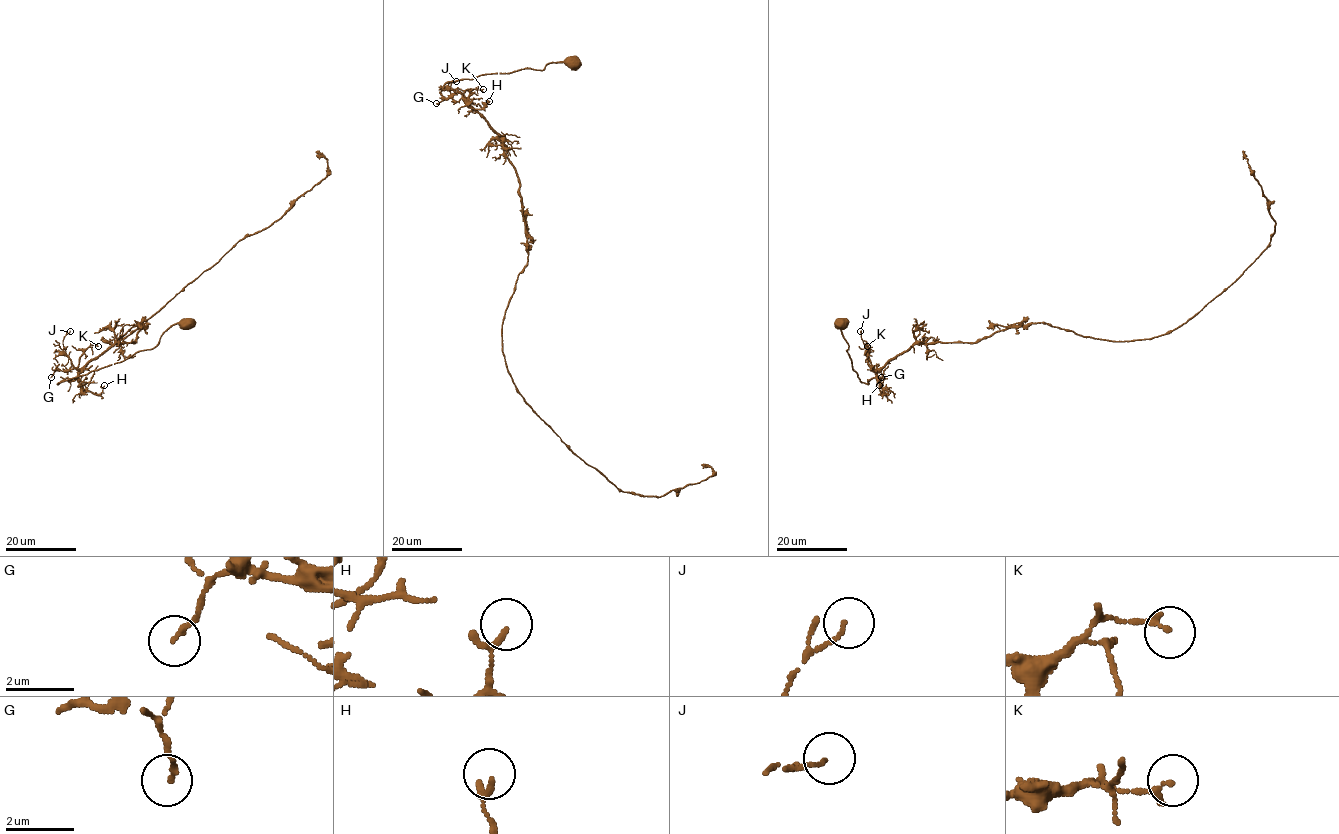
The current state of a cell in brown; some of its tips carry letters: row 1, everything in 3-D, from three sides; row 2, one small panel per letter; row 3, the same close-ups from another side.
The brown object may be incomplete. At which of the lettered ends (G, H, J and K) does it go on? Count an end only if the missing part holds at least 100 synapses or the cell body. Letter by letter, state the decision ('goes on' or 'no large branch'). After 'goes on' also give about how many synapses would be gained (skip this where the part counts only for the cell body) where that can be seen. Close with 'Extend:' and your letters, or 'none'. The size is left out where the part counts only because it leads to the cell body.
G: no large branch
H: no large branch
J: no large branch
K: no large branch
Extend: none

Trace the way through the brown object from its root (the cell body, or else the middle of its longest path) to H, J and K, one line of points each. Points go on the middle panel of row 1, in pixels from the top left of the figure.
H: (571, 60), (551, 62), (542, 70), (448, 81), (442, 89), (459, 92), (472, 108), (489, 101)
J: (571, 60), (551, 62), (542, 70), (448, 81), (442, 89), (464, 97), (448, 89), (456, 81)
K: (571, 60), (551, 62), (542, 70), (522, 68), (448, 81), (442, 89), (463, 97), (467, 89), (483, 89)

